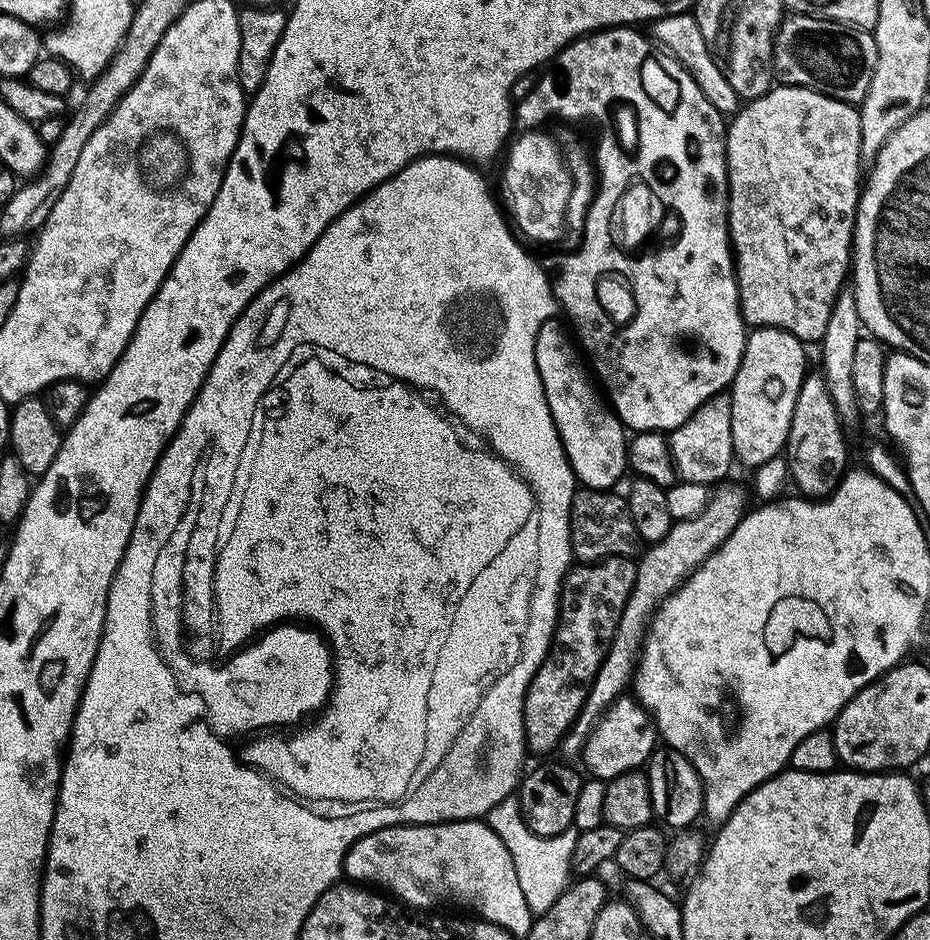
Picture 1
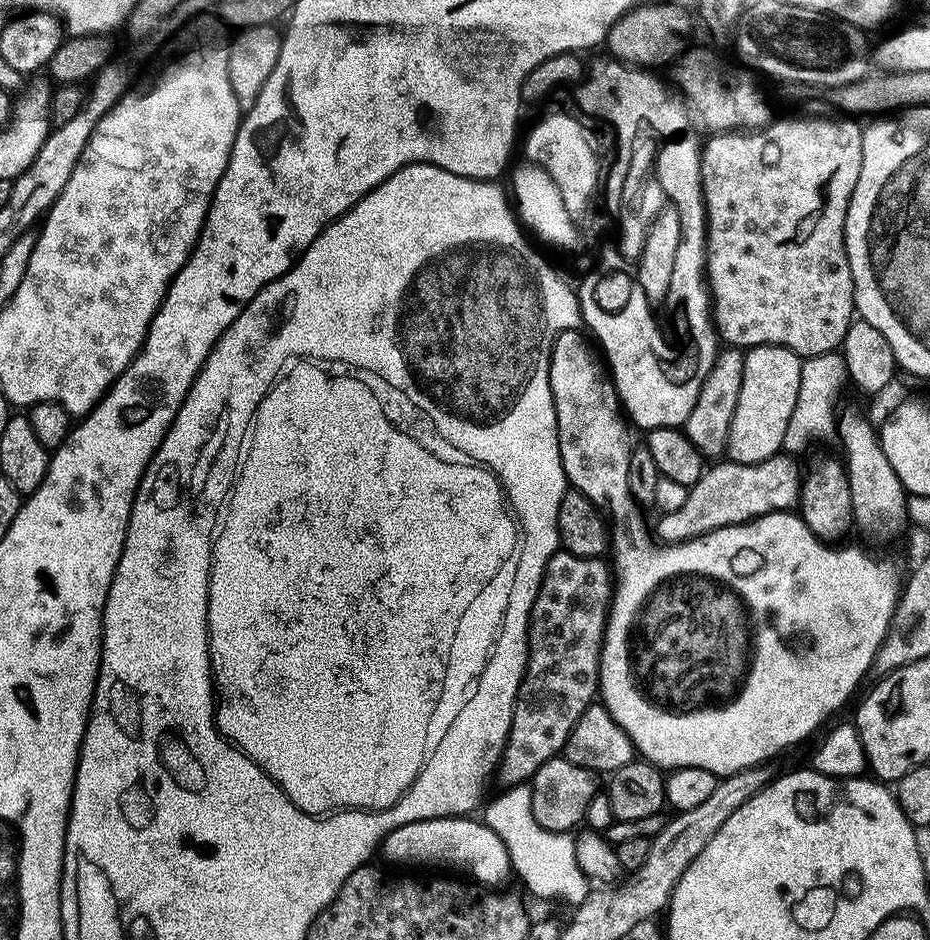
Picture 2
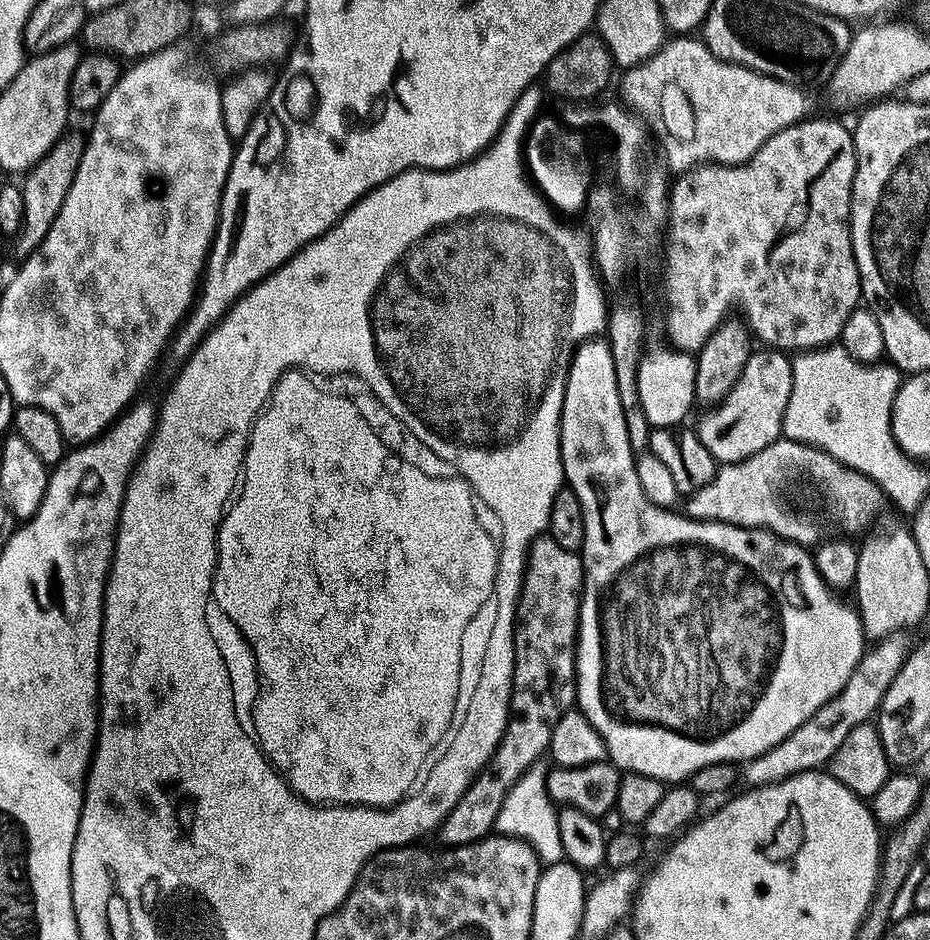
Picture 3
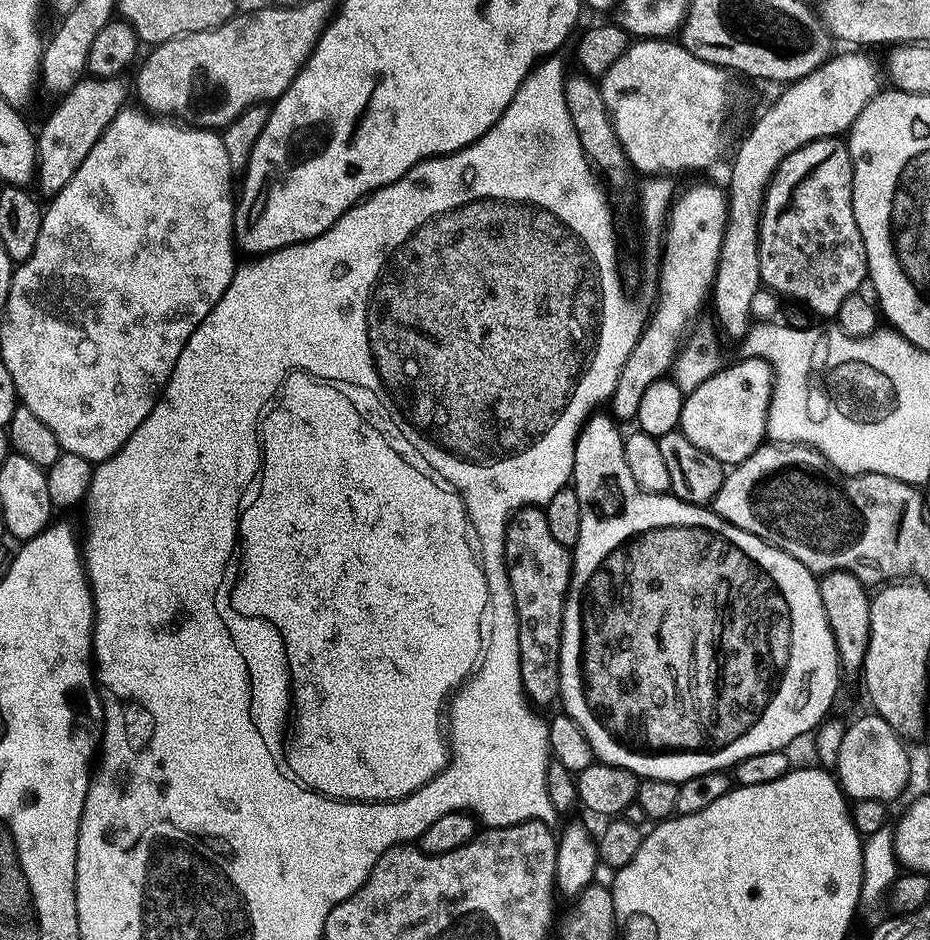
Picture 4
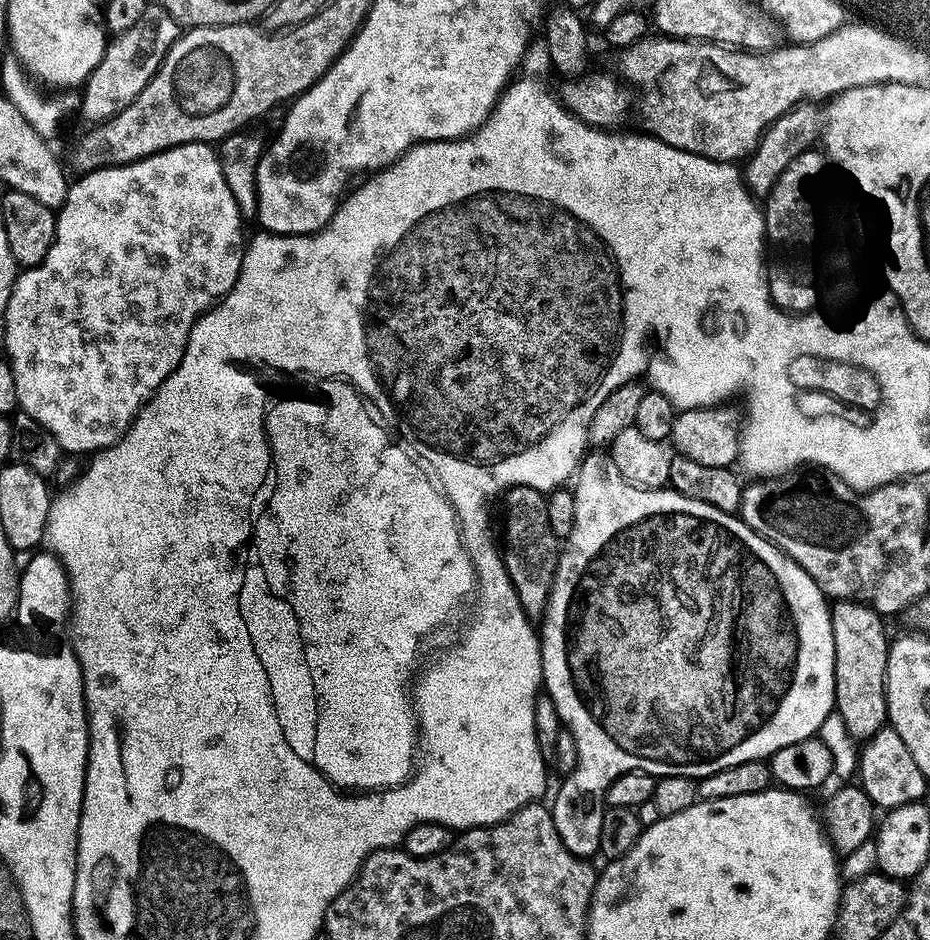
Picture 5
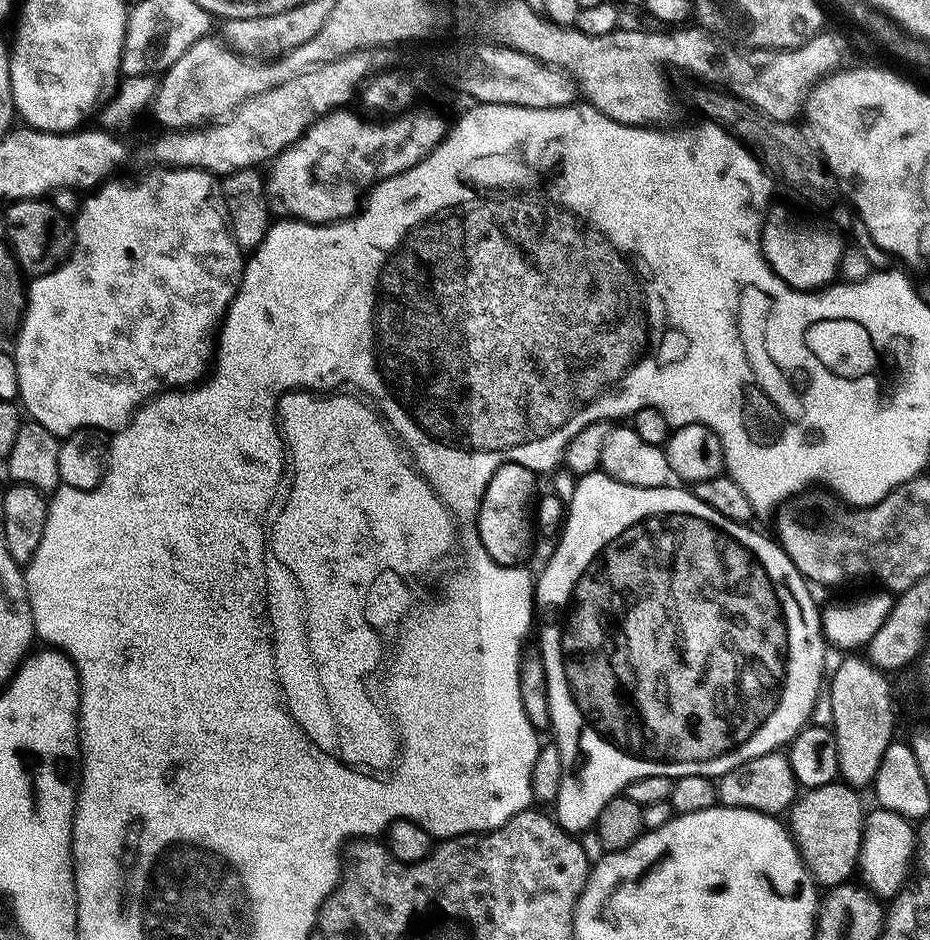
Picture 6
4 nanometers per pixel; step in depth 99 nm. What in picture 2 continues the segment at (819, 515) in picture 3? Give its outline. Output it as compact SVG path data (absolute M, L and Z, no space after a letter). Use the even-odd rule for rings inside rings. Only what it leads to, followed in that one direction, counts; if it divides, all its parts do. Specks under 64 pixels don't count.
M781 454L761 464L725 462L717 468L709 467L700 481L690 489L682 510L666 512L659 517L660 525L657 528L655 525L654 528L655 539L664 546L685 544L723 528L748 524L751 520L757 520L759 516L769 516L771 512L792 512L799 505L802 485L802 470L800 474L800 464L796 460L799 459L788 454Z

